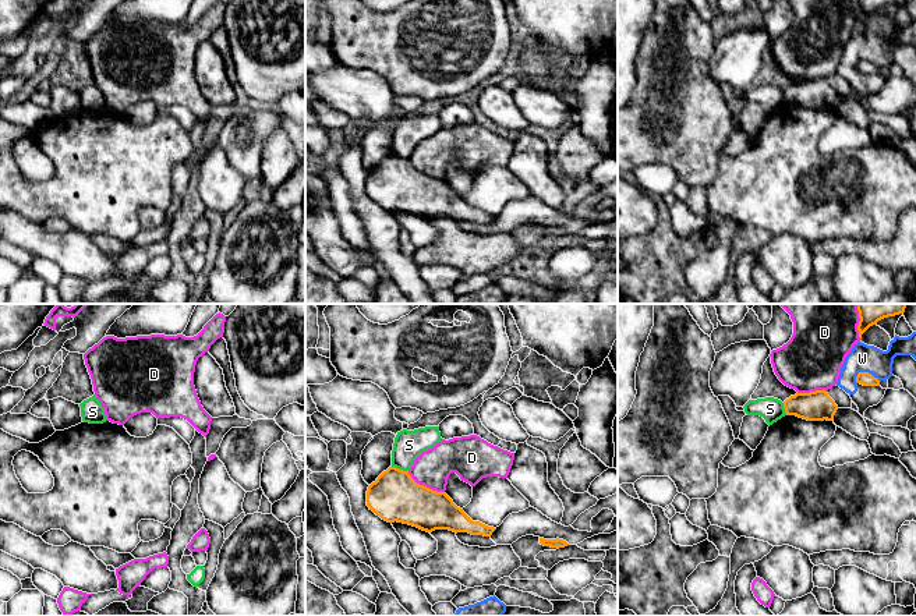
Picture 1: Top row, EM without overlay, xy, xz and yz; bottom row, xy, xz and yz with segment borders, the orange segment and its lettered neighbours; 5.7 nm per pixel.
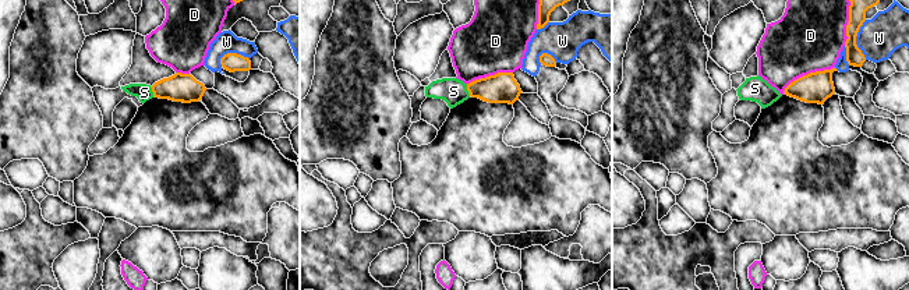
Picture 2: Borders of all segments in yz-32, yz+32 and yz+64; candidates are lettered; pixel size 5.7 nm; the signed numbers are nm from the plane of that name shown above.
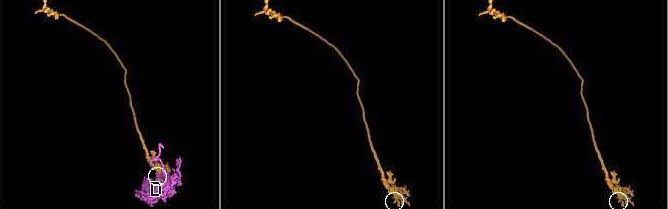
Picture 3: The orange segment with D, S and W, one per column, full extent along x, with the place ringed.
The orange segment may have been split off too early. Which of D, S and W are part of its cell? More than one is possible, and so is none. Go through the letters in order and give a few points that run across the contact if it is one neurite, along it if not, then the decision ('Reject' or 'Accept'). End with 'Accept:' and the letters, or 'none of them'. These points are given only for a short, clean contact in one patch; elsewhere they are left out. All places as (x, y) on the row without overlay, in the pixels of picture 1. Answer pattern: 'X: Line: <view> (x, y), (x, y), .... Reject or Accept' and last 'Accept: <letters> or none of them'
D: Reject
S: Line: xz (392, 154), (407, 159). Reject
W: Reject
Accept: none of them

